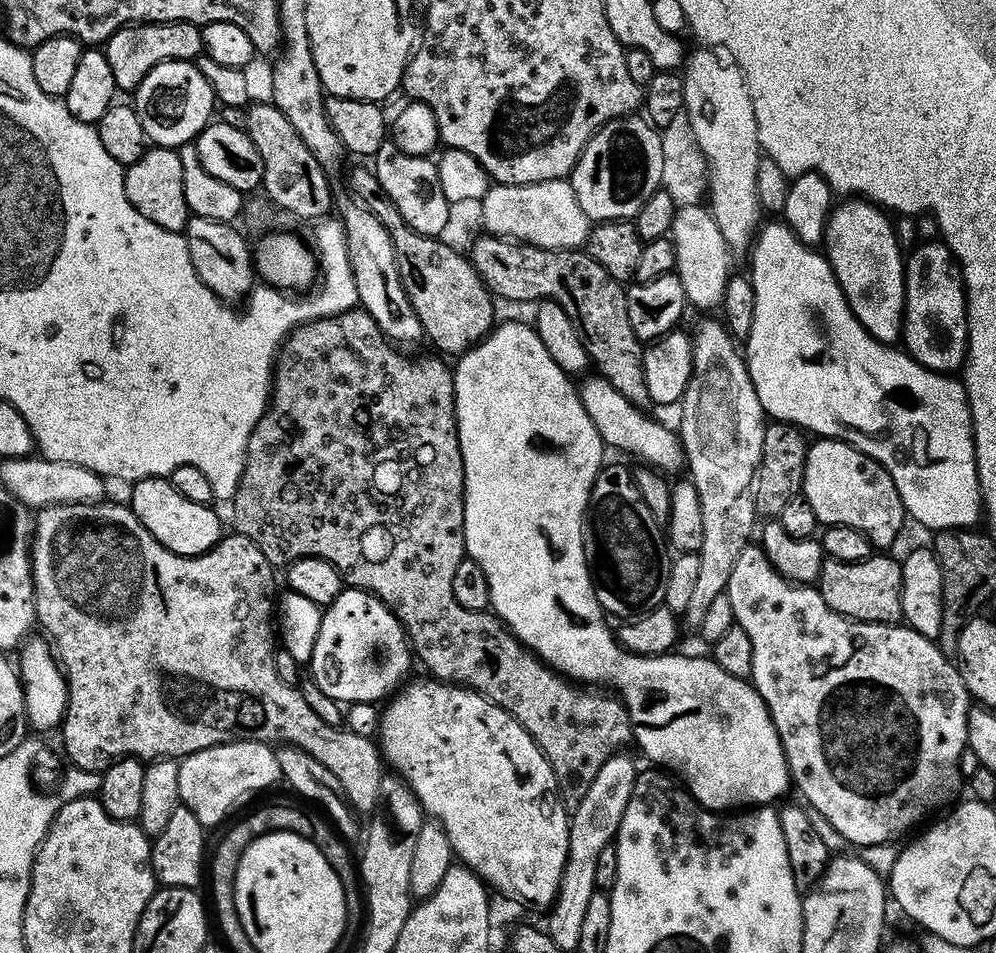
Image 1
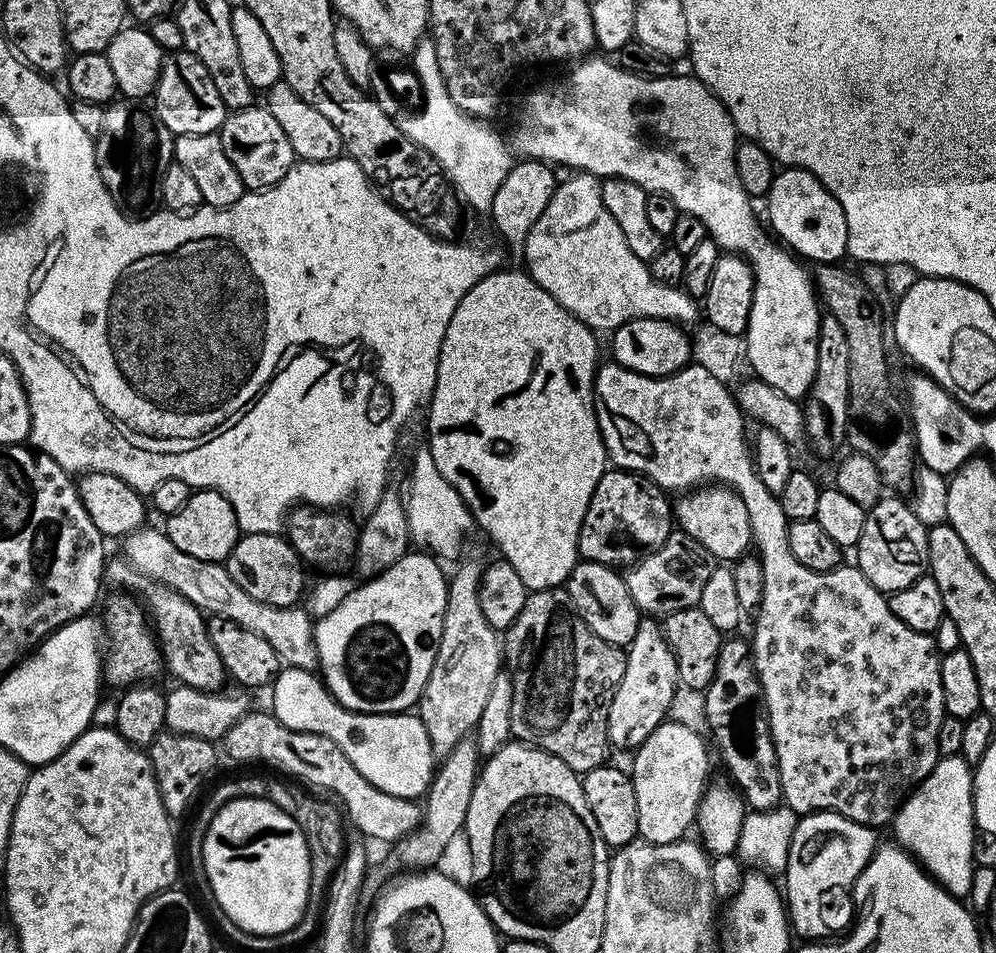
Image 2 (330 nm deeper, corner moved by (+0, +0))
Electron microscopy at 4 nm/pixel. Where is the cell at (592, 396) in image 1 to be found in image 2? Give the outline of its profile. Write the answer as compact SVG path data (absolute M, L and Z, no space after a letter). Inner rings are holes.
M706 484L685 491L674 504L674 520L679 531L690 534L710 550L713 561L735 562L753 547L752 523L746 502L734 489L723 484Z

